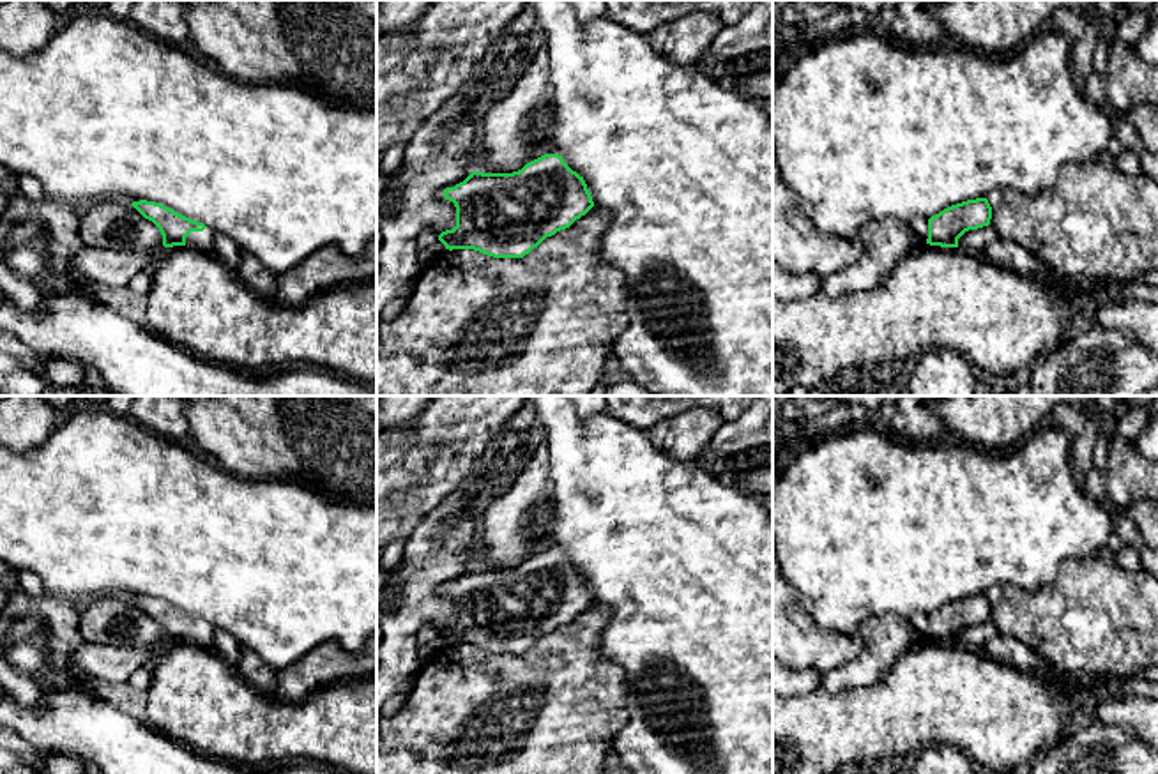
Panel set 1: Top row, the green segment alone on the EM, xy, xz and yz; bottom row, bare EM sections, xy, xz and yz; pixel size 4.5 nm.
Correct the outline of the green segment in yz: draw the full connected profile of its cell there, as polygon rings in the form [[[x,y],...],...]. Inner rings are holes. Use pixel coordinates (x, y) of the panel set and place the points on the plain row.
[[[976,594],[951,601],[930,615],[916,611],[909,617],[909,622],[918,640],[958,643],[958,634],[965,627],[988,622],[990,615],[988,596]]]

